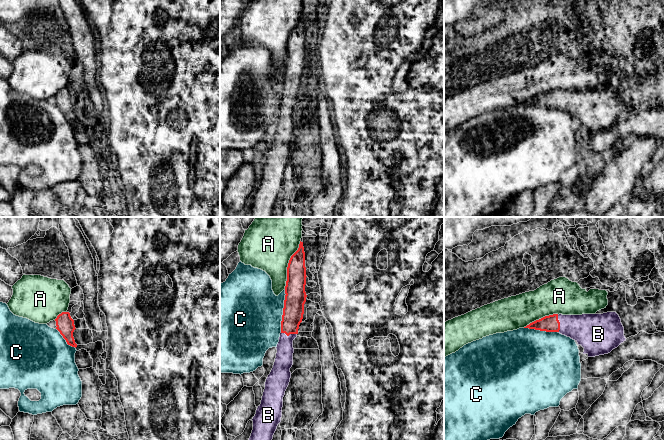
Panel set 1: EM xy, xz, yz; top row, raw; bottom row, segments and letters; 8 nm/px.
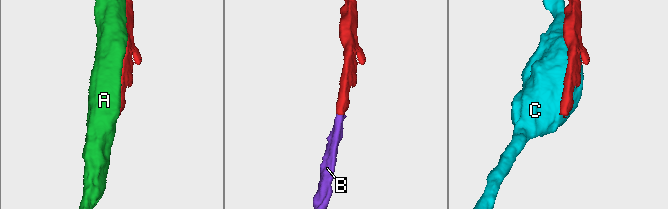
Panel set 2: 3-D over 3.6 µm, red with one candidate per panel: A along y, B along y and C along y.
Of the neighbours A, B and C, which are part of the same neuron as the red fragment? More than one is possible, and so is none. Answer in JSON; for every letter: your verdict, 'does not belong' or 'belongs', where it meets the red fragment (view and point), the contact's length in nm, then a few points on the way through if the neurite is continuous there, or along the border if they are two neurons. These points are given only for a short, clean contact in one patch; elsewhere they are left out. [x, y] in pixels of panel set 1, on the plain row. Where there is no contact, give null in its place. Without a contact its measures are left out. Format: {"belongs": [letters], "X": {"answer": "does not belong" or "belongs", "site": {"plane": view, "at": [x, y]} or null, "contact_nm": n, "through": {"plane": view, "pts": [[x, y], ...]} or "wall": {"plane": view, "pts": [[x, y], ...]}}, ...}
{"belongs": ["B"], "A": {"answer": "does not belong", "site": {"plane": "xz", "at": [288, 40]}, "contact_nm": 420}, "B": {"answer": "belongs", "site": {"plane": "yz", "at": [559, 100]}, "contact_nm": 140, "through": {"plane": "yz", "pts": [[550, 99], [559, 100], [589, 106]]}}, "C": {"answer": "does not belong", "site": {"plane": "xz", "at": [283, 87]}, "contact_nm": 360}}

